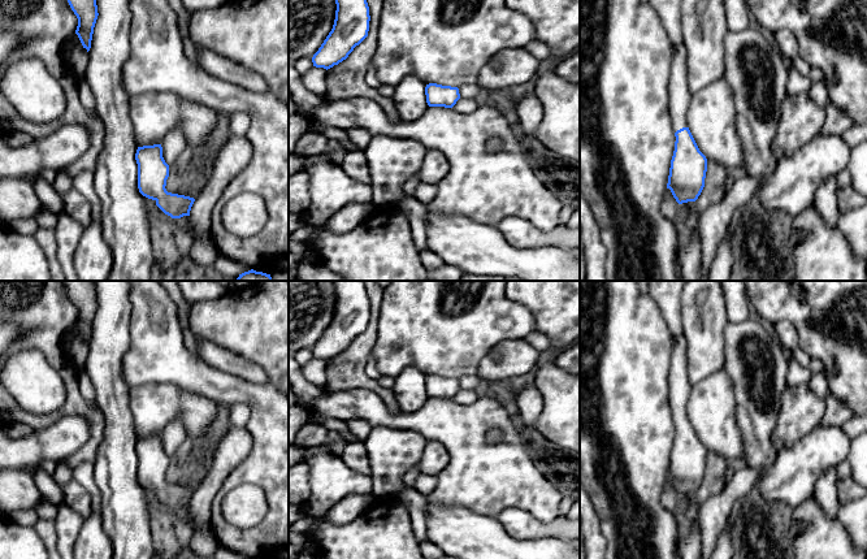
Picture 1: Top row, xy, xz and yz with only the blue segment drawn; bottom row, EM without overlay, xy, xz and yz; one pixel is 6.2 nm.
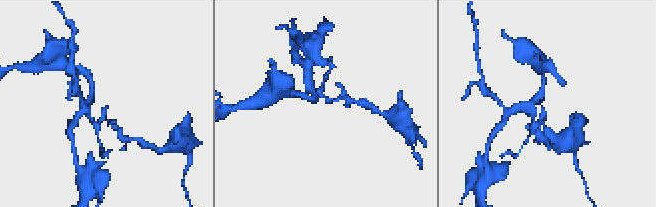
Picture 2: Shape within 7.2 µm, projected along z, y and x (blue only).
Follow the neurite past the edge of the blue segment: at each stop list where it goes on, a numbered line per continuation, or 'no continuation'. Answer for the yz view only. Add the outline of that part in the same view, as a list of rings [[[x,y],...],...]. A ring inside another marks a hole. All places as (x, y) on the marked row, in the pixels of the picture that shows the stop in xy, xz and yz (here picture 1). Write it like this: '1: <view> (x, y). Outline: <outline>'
1: yz (680, 96). Outline: [[[680,44],[675,48],[671,62],[671,75],[668,82],[669,103],[668,109],[673,125],[673,131],[688,127],[686,114],[692,100],[688,87],[686,48]]]

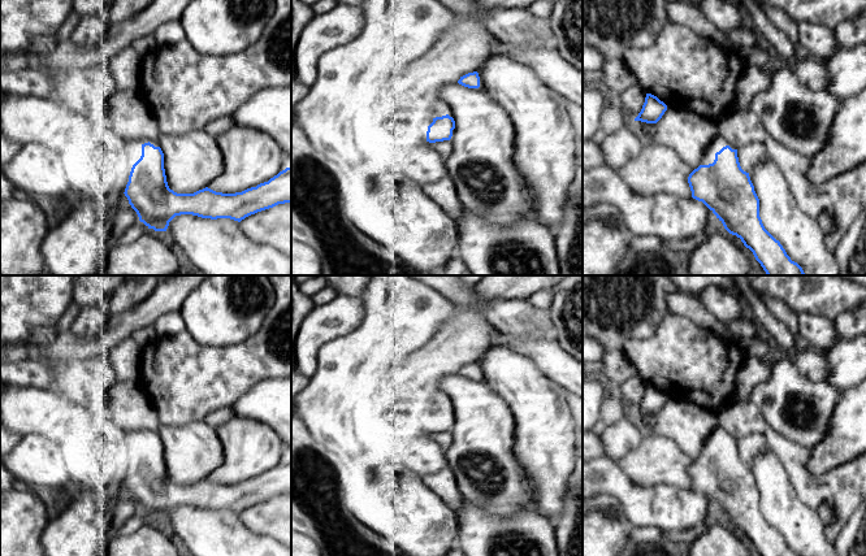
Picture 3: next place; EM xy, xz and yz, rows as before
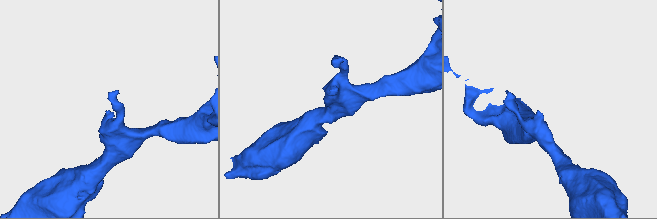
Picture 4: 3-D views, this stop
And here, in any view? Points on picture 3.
1: xz (441, 108). Outline: [[[442,100],[437,101],[434,104],[433,113],[430,114],[429,120],[426,121],[426,123],[423,126],[423,136],[424,136],[425,140],[426,140],[428,126],[433,122],[433,120],[436,117],[442,117],[442,116],[446,116],[446,114],[449,114],[450,117],[454,118],[454,114],[453,114],[450,107]]]

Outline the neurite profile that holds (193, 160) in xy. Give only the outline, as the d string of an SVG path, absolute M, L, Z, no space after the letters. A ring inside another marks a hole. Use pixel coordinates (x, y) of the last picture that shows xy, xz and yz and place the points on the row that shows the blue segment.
M207 130L159 138L164 153L164 169L170 190L194 194L208 187L224 171L221 149Z

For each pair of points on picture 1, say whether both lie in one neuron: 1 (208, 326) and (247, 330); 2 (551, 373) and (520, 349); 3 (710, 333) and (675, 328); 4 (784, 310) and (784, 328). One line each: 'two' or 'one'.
1: one
2: two
3: two
4: two

